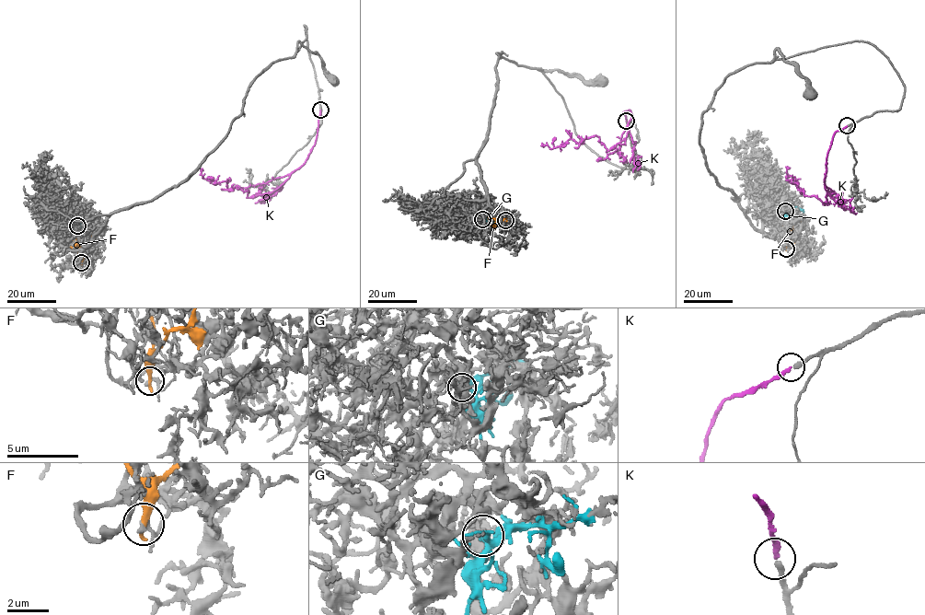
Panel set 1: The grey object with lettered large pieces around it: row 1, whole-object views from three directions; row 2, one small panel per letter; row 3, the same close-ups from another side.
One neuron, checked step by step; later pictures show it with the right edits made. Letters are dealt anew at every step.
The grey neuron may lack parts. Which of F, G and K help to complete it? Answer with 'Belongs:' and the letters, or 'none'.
Belongs: K

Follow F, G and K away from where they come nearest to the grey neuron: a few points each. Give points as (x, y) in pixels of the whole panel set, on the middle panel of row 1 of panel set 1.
F: (505, 220), (490, 221), (492, 226), (485, 224)
G: (482, 218), (502, 223)
K: (626, 121), (623, 112), (630, 110), (626, 138), (608, 150), (595, 135), (580, 144), (568, 139), (544, 146)

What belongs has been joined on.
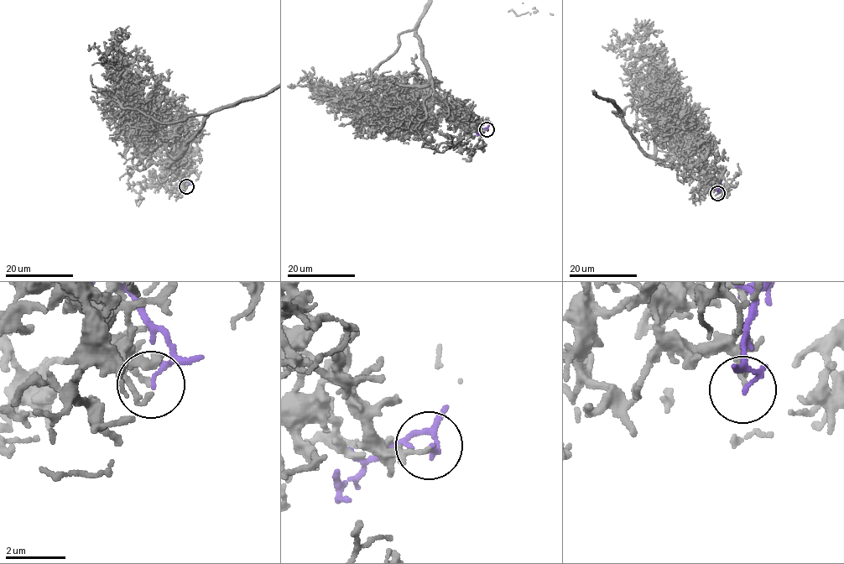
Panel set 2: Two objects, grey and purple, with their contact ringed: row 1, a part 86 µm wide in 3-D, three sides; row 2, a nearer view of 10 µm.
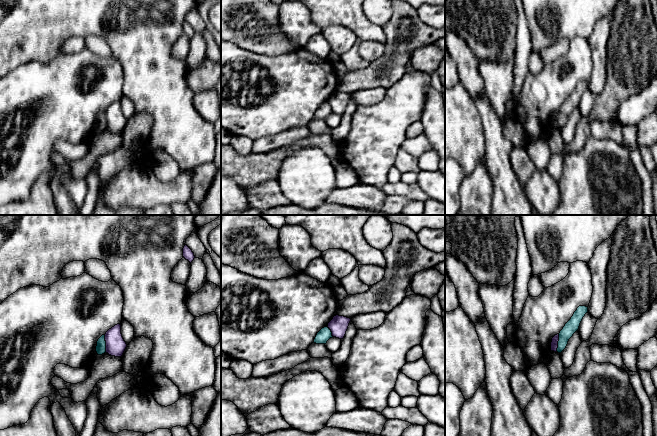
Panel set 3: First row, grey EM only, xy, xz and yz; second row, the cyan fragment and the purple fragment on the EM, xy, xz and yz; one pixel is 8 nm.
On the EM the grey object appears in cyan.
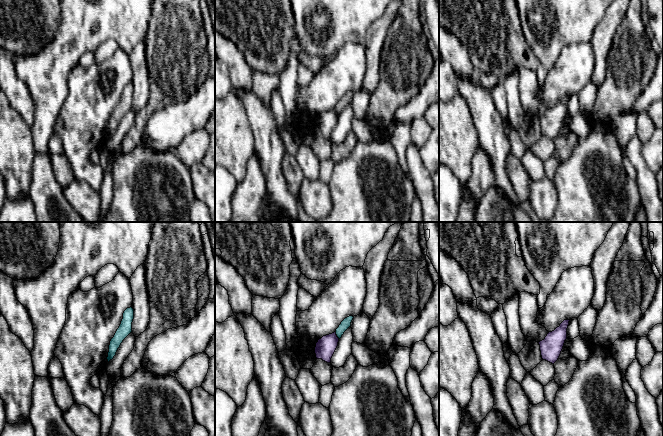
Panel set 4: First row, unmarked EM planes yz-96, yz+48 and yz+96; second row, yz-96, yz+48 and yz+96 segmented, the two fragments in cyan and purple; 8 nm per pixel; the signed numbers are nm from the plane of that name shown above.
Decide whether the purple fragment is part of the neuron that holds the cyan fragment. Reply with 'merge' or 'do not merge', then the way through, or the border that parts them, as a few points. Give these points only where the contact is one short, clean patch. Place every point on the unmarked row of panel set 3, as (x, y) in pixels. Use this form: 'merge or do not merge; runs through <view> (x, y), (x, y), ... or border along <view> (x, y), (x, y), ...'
do not merge; border along xy (104, 111), (106, 128)

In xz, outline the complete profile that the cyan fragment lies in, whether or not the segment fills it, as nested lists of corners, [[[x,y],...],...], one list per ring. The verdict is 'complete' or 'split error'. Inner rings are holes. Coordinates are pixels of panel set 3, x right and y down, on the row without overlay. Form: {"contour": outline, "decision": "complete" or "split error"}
{"contour": [[[324,103],[317,109],[313,119],[326,120],[327,117],[332,113],[331,106],[328,103]]], "decision": "complete"}

